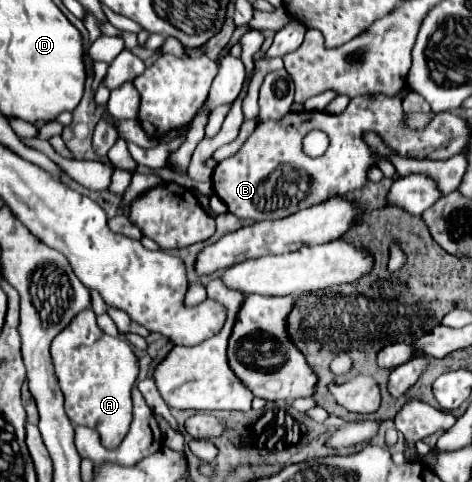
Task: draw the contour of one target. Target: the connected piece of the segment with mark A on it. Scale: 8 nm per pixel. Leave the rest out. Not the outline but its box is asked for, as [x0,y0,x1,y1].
[50,310,138,448]

